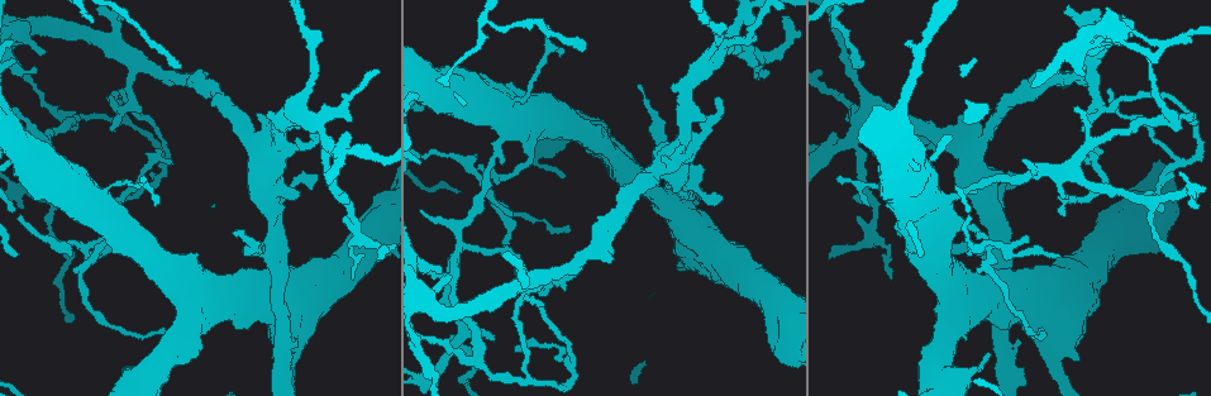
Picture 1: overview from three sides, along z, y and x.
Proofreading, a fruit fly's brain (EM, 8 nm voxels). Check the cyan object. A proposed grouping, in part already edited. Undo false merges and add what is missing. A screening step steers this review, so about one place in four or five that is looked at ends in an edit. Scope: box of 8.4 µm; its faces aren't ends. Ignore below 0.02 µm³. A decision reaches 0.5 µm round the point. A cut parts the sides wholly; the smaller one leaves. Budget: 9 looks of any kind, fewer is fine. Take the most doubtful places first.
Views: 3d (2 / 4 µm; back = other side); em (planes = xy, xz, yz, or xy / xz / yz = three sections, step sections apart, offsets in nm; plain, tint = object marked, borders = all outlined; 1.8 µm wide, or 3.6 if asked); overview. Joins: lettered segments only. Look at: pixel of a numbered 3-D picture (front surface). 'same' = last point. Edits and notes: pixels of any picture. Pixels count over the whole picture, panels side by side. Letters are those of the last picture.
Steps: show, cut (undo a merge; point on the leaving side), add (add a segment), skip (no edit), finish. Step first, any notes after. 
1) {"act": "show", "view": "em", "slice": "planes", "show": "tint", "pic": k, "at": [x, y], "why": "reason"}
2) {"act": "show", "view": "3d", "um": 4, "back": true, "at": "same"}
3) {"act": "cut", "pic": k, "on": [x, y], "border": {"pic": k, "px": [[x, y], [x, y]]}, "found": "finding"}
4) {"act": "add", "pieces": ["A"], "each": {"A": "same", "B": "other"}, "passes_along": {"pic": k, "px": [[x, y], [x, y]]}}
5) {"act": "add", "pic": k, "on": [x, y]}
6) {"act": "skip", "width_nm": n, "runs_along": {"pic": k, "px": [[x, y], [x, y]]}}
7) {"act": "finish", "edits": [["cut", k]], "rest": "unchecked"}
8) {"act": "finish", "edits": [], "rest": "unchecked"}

{"act": "show", "view": "3d", "um": 4, "pic": 1, "at": [100, 258], "why": "an open end"}

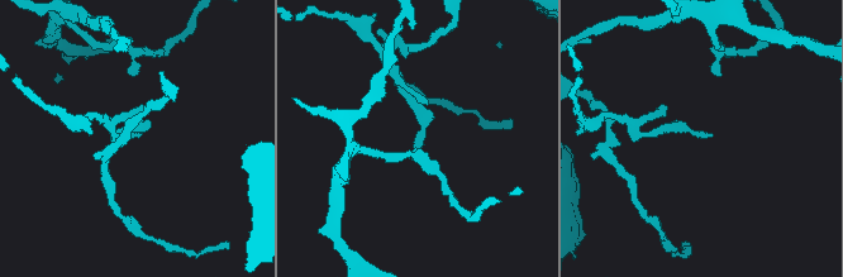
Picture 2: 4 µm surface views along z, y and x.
{"act": "show", "view": "em", "slice": "planes", "show": "plain", "pic": 2, "at": [414, 144]}

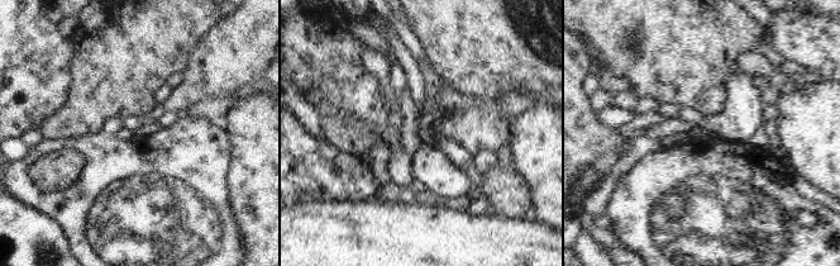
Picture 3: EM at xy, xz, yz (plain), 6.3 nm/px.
{"act": "show", "view": "em", "slice": "planes", "show": "borders", "at": "same", "why": "see the neighbours"}

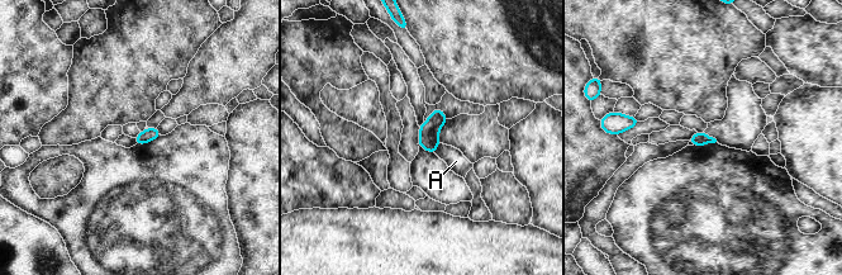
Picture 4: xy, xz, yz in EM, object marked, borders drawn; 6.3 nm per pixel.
{"act": "skip", "width_nm": 90, "each": {"A": "other"}, "border": {"pic": 4, "px": [[439, 143], [433, 152]]}, "found": "no lettered segment goes on from it"}

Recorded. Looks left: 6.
{"act": "show", "view": "em", "slice": "planes", "show": "borders", "pic": 1, "at": [639, 89], "why": "thin end"}

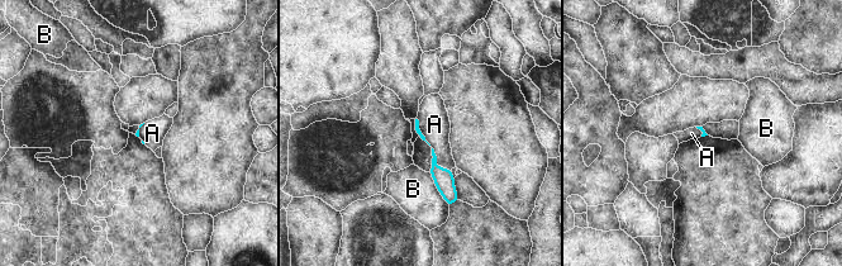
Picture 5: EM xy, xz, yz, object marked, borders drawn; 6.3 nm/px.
{"act": "add", "pieces": ["A"], "each": {"A": "same", "B": "other"}, "found": "it goes on there"}

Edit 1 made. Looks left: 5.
{"act": "show", "view": "em", "um": 3.6, "slice": "planes", "show": "borders", "pic": 1, "at": [200, 304], "why": "abrupt turn"}

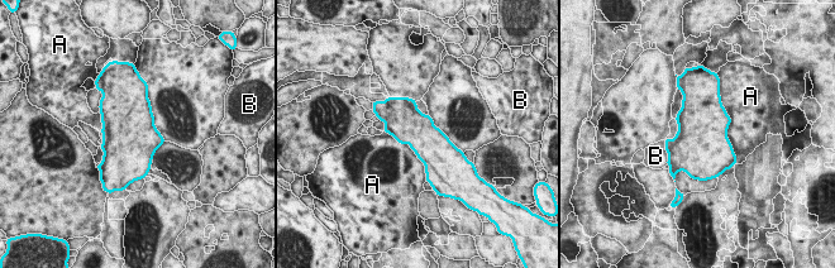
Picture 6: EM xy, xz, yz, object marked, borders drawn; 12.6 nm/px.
{"act": "skip", "each": {"A": "other", "B": "other"}, "border": {"pic": 6, "px": [[719, 92], [736, 157]]}, "found": "all the same neuron"}

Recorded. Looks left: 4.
{"act": "finish", "edits": [["add", 5]], "rest": "unchecked"}

